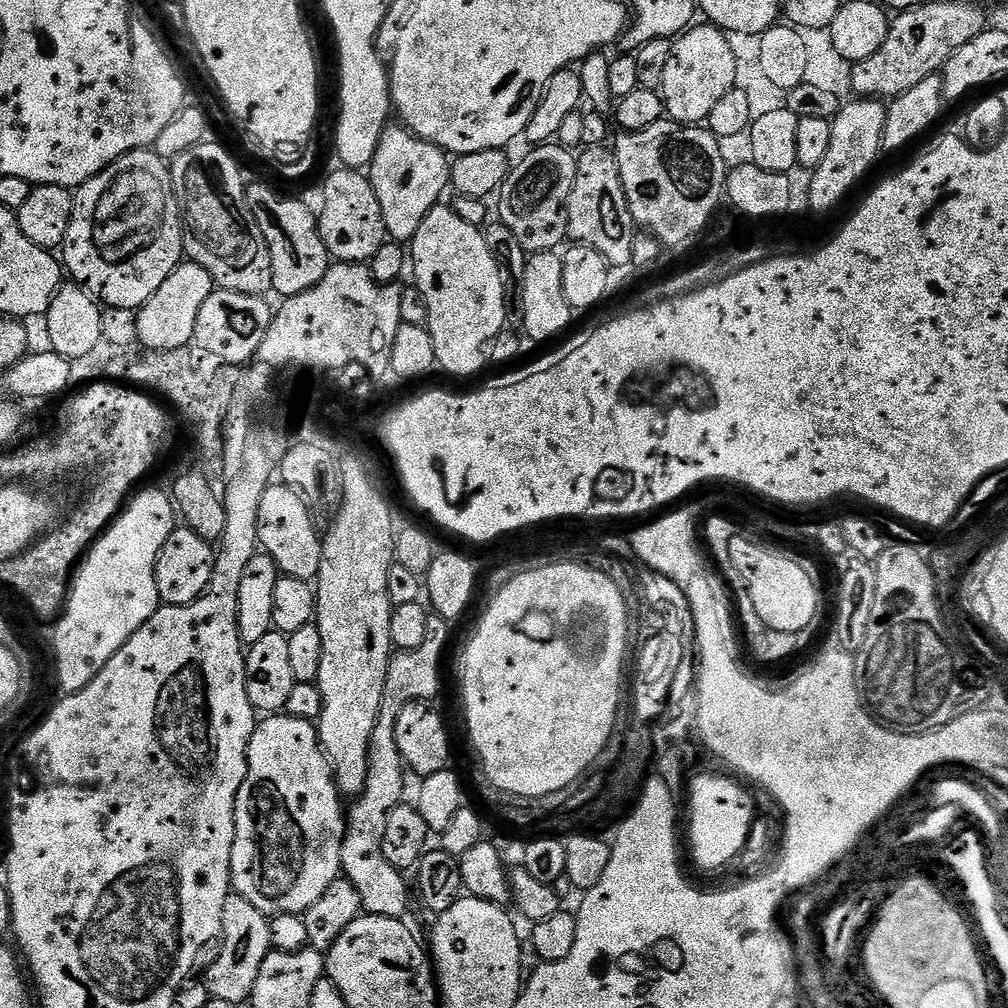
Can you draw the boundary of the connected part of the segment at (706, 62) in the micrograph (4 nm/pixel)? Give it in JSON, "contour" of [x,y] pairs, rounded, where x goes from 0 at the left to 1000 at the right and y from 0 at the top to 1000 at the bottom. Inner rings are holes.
{"contour":[[[694,22],[689,26],[684,27],[668,43],[665,63],[661,64],[661,73],[657,77],[655,91],[659,96],[659,110],[662,118],[670,119],[672,123],[697,124],[701,120],[704,109],[708,109],[708,104],[730,82],[730,53],[725,49],[721,35],[715,32],[713,28],[701,22]]]}

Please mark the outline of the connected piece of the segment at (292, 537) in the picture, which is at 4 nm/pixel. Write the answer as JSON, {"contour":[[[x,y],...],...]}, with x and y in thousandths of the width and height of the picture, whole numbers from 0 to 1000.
{"contour":[[[271,478],[266,481],[266,485],[260,490],[260,498],[256,498],[256,538],[261,548],[268,554],[272,554],[281,570],[307,577],[313,576],[319,562],[319,542],[321,541],[318,529],[313,527],[315,527],[315,521],[310,507],[306,504],[306,497],[298,489],[293,488],[281,478]]]}

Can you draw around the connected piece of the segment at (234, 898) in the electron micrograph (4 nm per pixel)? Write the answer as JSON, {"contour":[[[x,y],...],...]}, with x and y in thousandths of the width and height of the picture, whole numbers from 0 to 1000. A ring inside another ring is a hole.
{"contour":[[[233,887],[224,891],[224,899],[220,899],[222,931],[218,935],[218,945],[200,969],[209,991],[228,994],[231,998],[238,998],[241,992],[242,995],[249,993],[252,974],[256,974],[256,962],[266,945],[271,943],[266,914],[267,910],[244,895],[244,891]]]}

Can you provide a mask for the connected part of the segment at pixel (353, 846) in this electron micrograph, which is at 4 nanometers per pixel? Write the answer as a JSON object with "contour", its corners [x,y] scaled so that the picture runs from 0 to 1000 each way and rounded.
{"contour":[[[433,613],[426,618],[423,637],[406,647],[394,646],[385,656],[385,672],[381,682],[381,695],[377,711],[371,720],[369,735],[365,738],[365,767],[361,782],[348,795],[349,803],[343,806],[343,820],[337,864],[359,891],[359,902],[366,909],[400,910],[405,901],[405,877],[402,866],[391,863],[379,847],[379,827],[383,824],[383,808],[402,793],[401,766],[403,759],[397,750],[393,735],[393,713],[399,700],[410,696],[429,696],[437,687],[437,654],[444,639],[445,620]]]}

